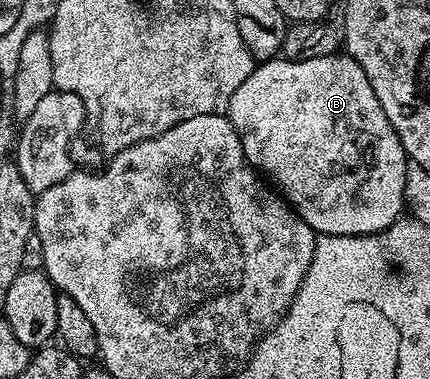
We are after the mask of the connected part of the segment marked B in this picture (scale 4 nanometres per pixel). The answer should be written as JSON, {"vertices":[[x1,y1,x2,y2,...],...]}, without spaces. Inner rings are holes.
{"vertices":[[339,52,299,62,292,62,289,58,281,56,259,61,248,76,248,80,244,80,244,84,240,84,240,88,236,88,236,92,232,92,228,117,240,135,244,156,249,160,251,166,265,175,277,187,281,197,285,198,294,207,294,211,313,228,315,235,360,236,361,234,375,234,388,229,392,223,403,217,406,204,408,159,388,116,384,116,384,108,380,108,380,100,376,100,376,92,372,92,372,84,368,84,368,76,364,76,364,68,360,68,360,64,356,64,356,60,352,60,349,54]]}

